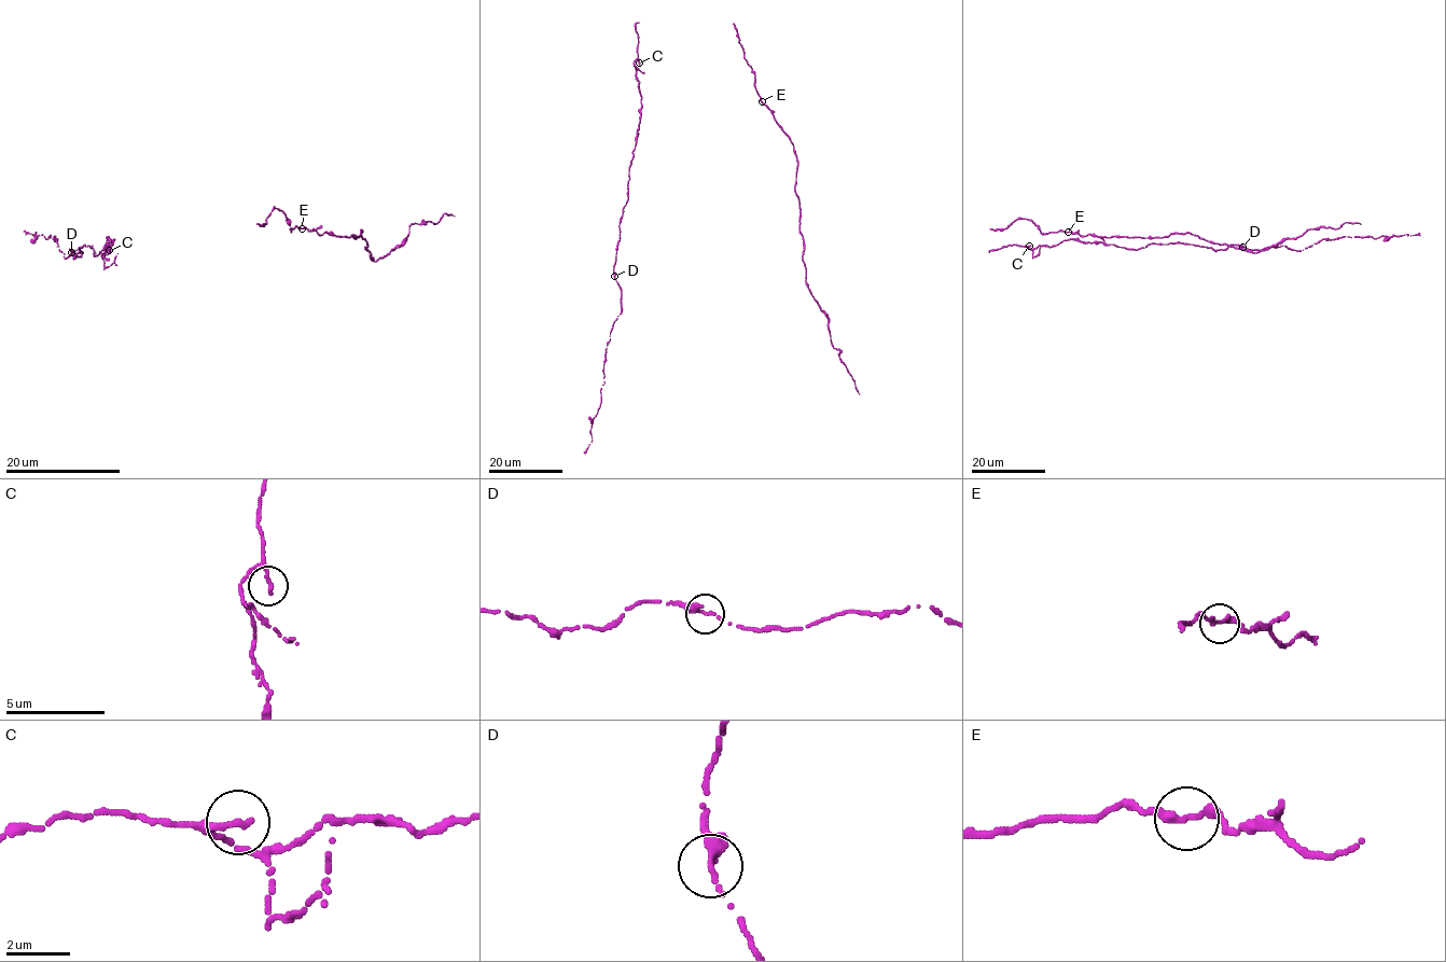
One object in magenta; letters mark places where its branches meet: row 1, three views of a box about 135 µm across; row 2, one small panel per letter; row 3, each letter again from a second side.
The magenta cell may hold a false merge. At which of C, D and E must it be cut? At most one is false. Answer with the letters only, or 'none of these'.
none of these

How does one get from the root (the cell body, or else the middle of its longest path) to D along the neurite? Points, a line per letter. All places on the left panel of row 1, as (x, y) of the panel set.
D: (109, 252), (100, 254), (113, 240), (95, 256), (92, 246), (79, 248), (74, 258), (70, 252)

